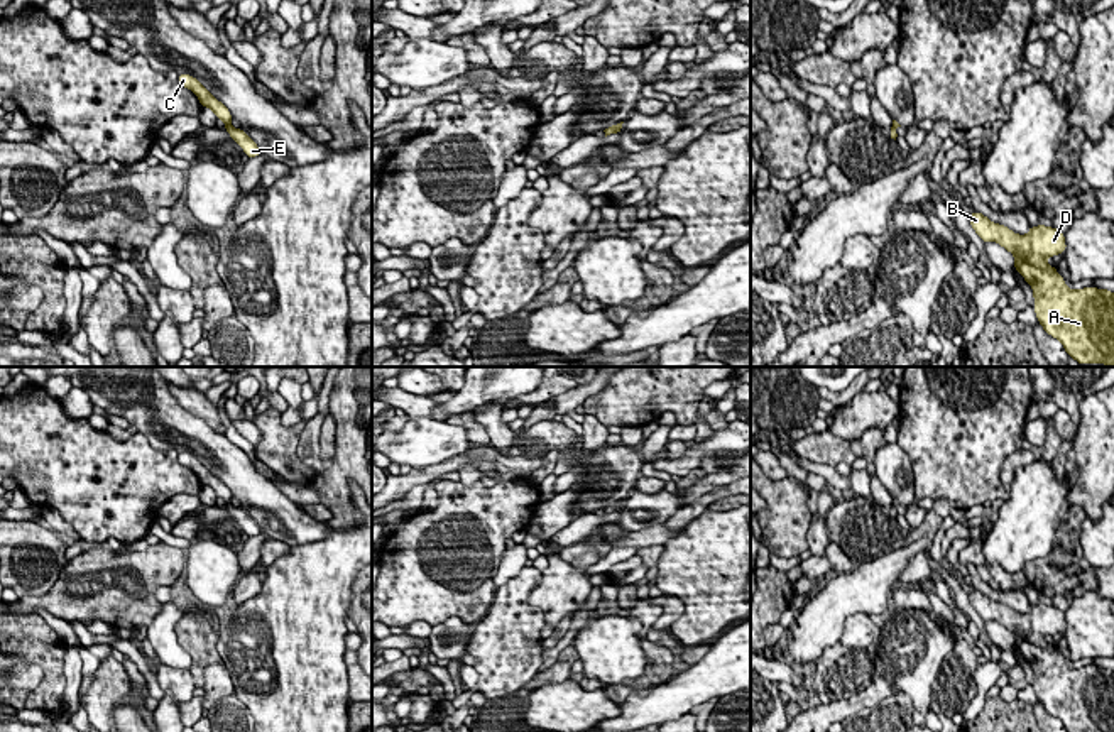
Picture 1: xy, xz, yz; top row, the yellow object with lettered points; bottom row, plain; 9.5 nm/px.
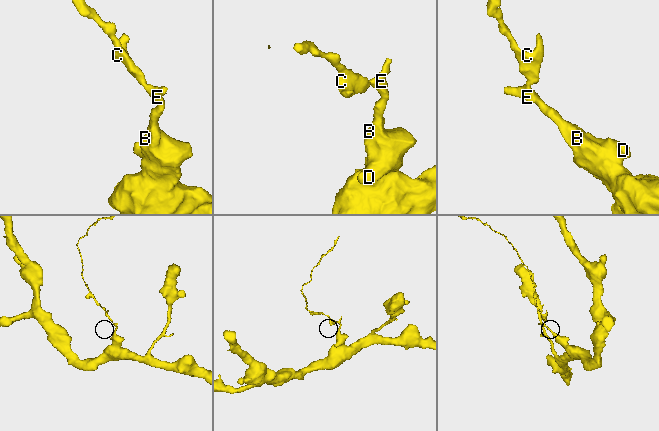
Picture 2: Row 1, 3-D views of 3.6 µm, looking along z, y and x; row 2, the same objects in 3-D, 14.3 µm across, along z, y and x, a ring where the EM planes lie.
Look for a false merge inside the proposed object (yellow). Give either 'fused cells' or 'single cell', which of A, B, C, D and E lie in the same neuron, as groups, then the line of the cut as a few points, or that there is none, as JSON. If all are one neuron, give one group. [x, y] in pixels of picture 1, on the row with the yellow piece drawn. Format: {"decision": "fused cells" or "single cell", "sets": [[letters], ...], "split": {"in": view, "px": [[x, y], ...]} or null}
{"decision": "single cell", "sets": [["A", "B", "C", "D", "E"]], "split": null}

